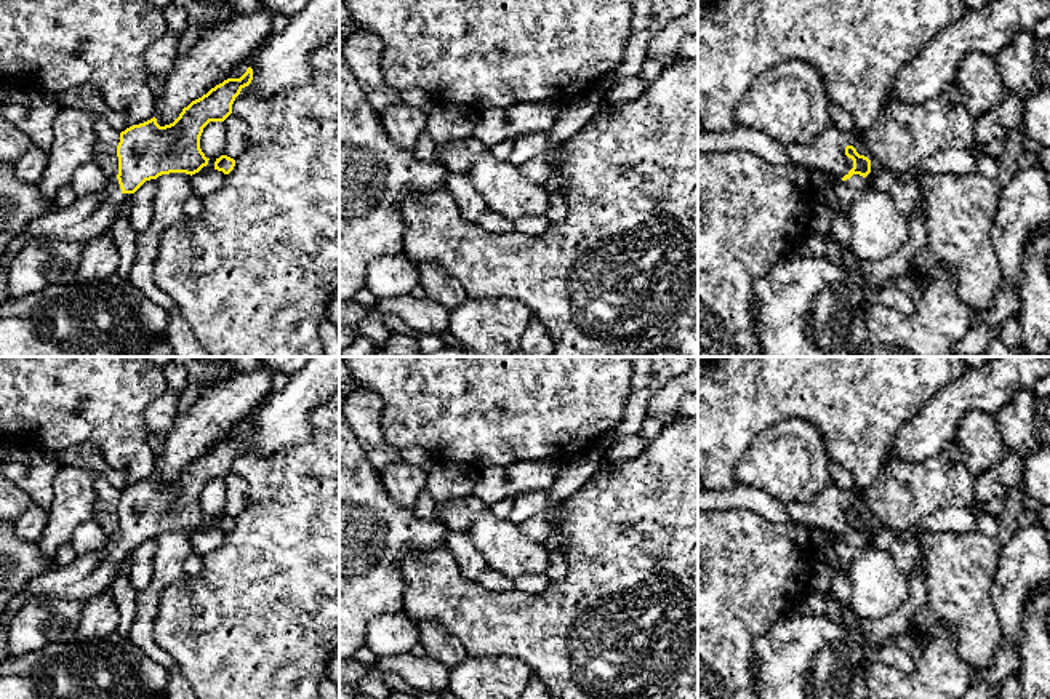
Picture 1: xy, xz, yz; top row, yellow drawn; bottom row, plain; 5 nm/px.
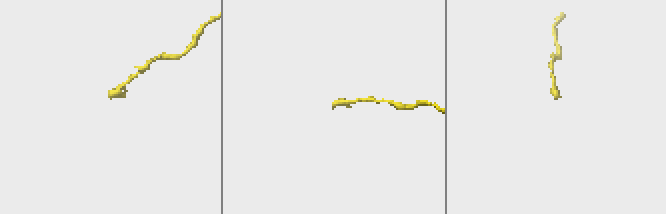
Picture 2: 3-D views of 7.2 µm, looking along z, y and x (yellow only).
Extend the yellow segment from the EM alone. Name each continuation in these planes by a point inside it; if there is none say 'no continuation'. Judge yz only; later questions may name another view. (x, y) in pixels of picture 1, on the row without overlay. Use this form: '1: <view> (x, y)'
1: yz (852, 546)

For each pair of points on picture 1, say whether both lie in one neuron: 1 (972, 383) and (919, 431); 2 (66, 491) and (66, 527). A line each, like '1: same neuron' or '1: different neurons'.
1: same neuron
2: same neuron

